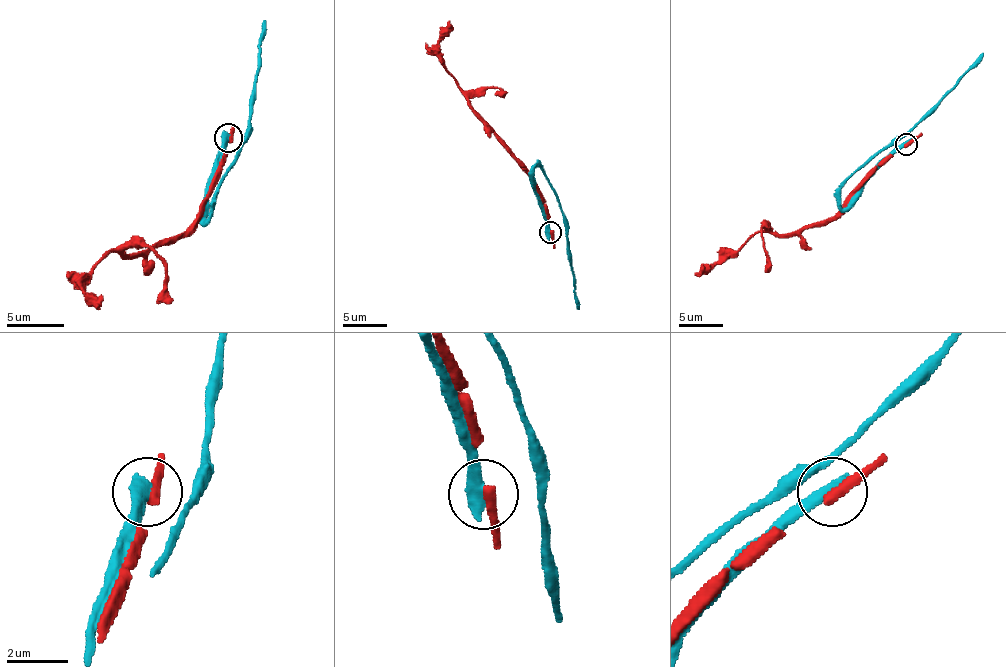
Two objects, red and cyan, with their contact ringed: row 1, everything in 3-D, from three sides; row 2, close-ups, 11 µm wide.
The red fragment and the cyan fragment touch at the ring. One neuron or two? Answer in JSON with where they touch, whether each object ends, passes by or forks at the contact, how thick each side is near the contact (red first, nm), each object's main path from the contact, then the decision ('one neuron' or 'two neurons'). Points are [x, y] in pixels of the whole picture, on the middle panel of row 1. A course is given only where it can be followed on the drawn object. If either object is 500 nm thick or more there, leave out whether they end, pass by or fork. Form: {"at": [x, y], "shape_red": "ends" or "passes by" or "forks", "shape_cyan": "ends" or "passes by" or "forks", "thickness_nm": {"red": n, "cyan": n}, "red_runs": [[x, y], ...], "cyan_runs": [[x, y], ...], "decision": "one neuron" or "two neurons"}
{"at": [550, 232], "thickness_nm": {"red": 380, "cyan": 550}, "red_runs": [[551, 232], [548, 210], [531, 174], [475, 110], [445, 66], [440, 35], [449, 20]], "cyan_runs": [[551, 232], [535, 192], [533, 170], [537, 166], [551, 185], [566, 227], [566, 249], [579, 309]], "decision": "two neurons"}

